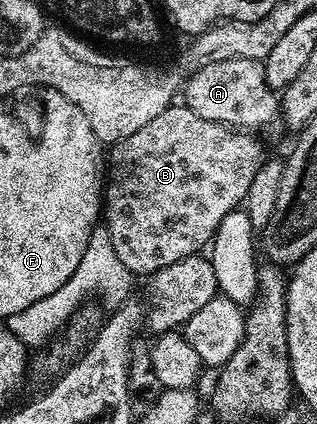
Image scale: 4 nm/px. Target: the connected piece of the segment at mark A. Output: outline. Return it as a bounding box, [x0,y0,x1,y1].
[183,58,281,133]

